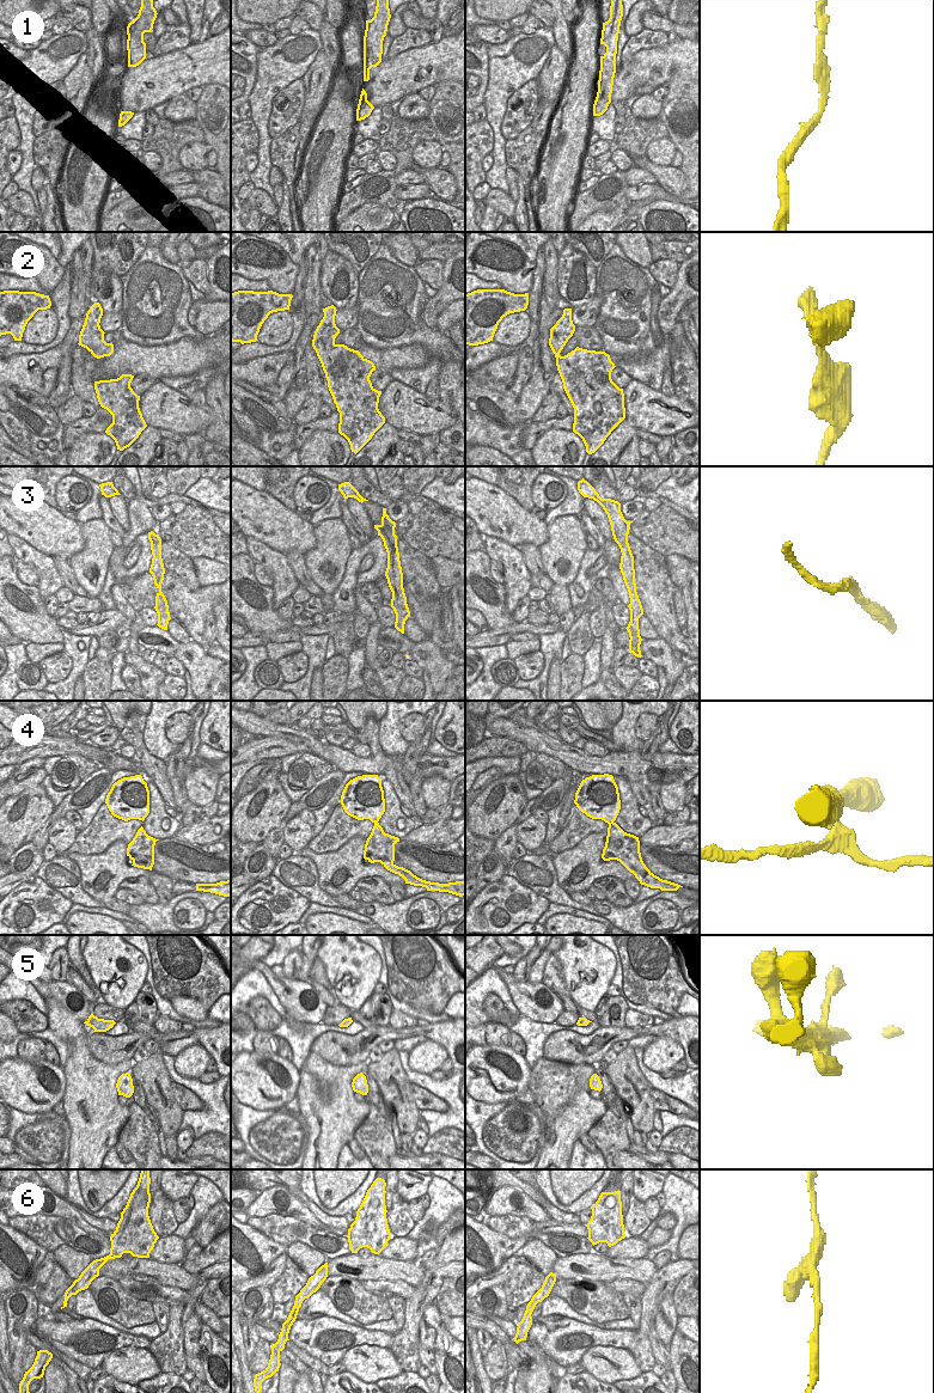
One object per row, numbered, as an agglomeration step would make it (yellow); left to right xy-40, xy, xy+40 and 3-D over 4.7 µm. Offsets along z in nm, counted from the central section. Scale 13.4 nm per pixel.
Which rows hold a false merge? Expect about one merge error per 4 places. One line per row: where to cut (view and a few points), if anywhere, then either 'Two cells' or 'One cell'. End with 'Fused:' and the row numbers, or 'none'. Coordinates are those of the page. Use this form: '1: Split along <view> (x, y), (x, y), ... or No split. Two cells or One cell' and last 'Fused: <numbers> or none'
1: No split. One cell
2: No split. One cell
3: No split. One cell
4: Split along xy+40 (612, 822), (609, 824). Two cells
5: No split. One cell
6: No split. One cell
Fused: 4.

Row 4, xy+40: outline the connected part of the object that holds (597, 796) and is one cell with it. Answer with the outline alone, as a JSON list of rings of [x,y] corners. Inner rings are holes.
[[[592,775],[581,781],[574,804],[592,819],[612,824],[621,809],[618,787],[612,775]]]

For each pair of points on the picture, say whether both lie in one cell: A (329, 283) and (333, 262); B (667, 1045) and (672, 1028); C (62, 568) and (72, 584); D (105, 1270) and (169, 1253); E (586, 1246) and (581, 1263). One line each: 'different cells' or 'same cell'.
A: same cell
B: different cells
C: same cell
D: different cells
E: different cells

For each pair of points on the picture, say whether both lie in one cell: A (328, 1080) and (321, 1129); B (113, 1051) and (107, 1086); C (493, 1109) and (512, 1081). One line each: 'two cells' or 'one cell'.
A: one cell
B: two cells
C: two cells

